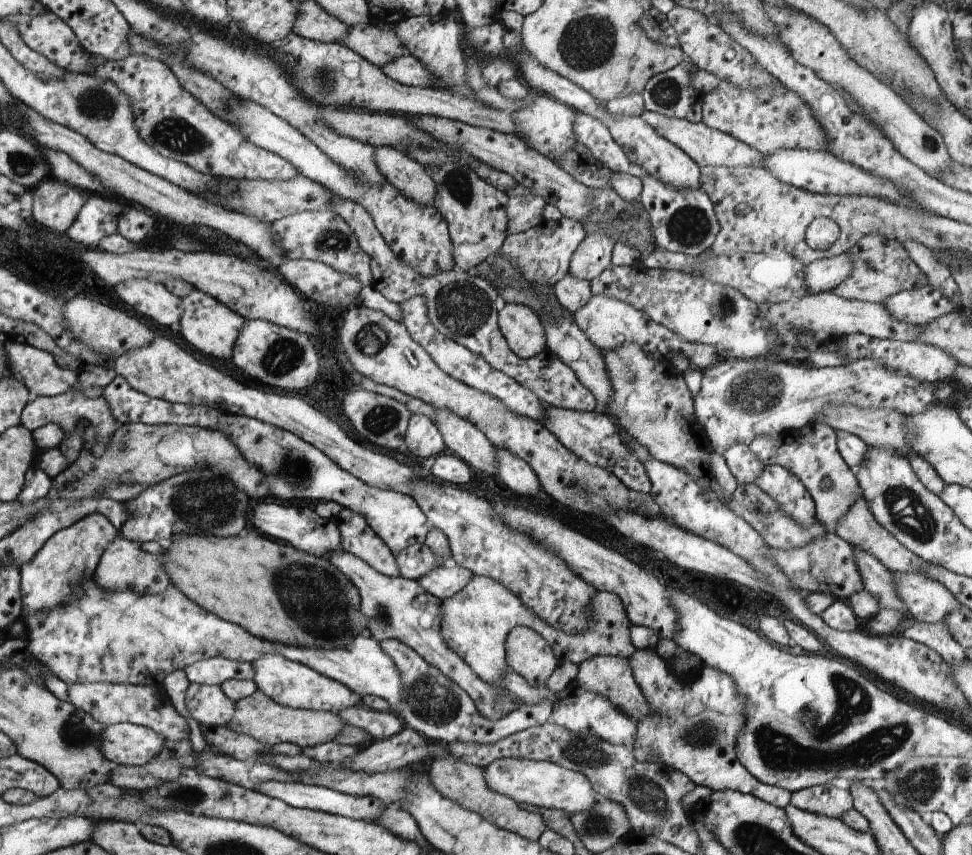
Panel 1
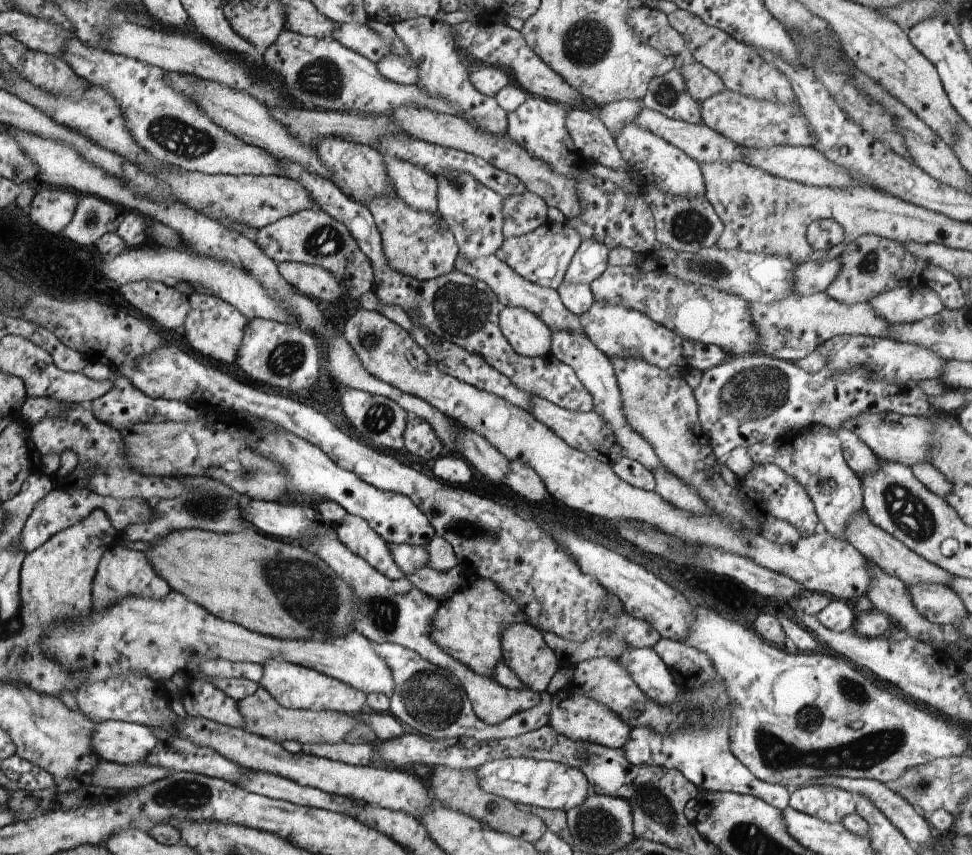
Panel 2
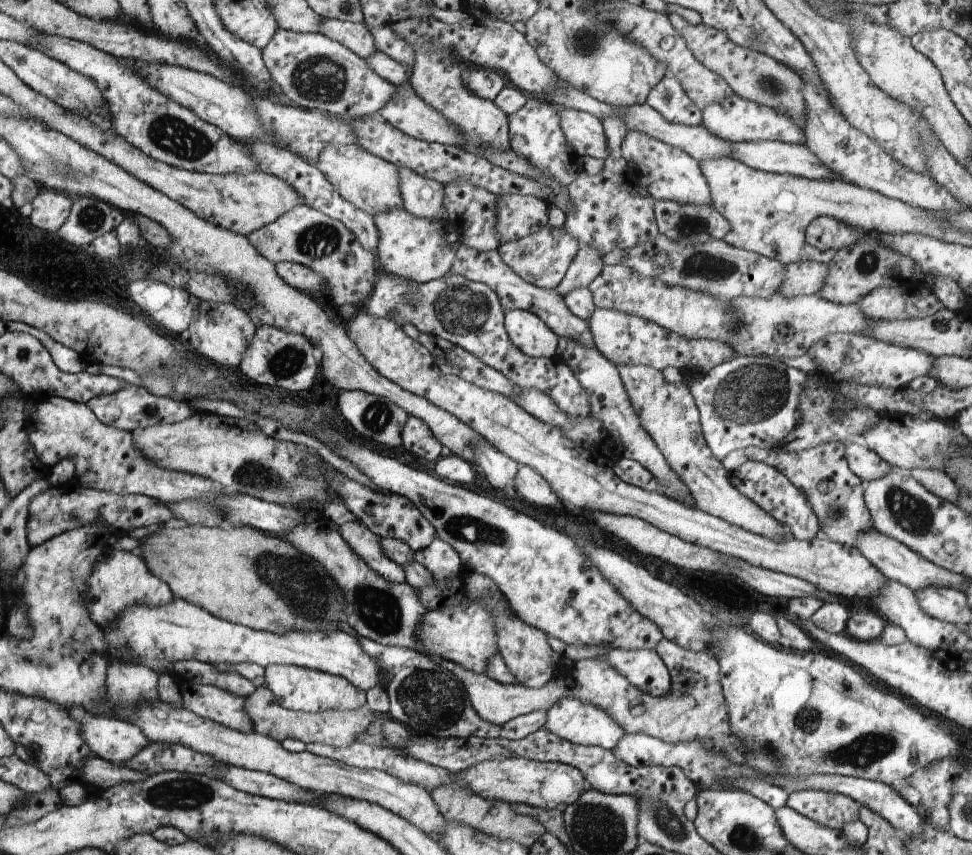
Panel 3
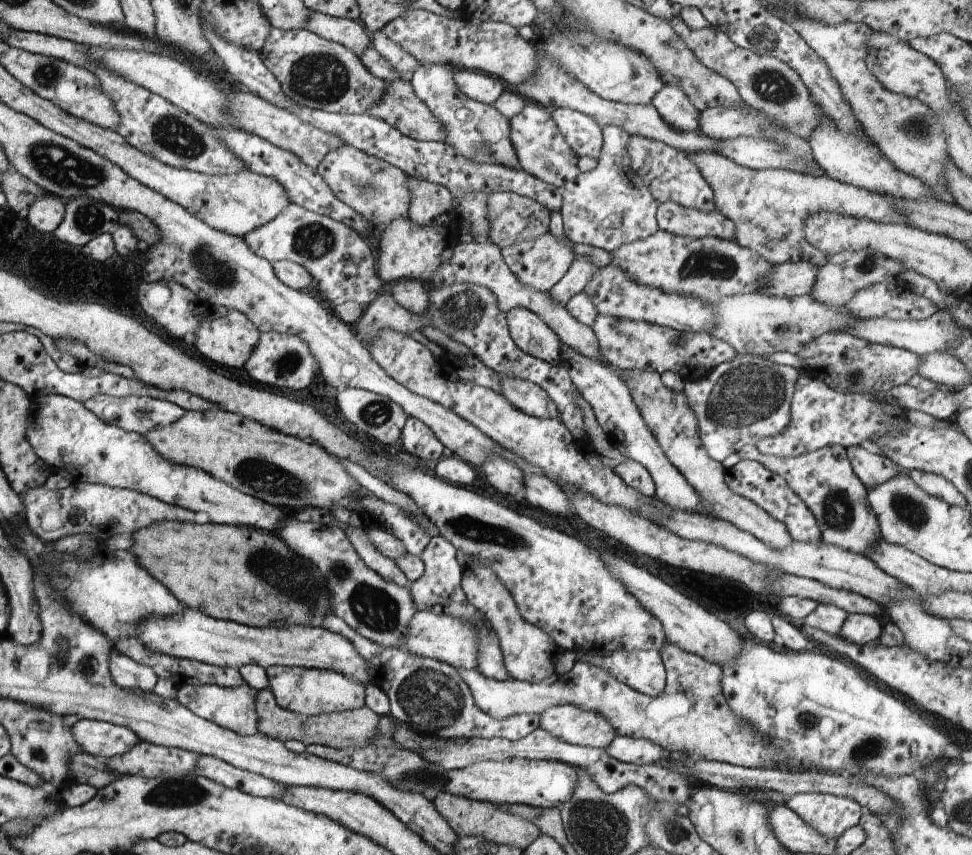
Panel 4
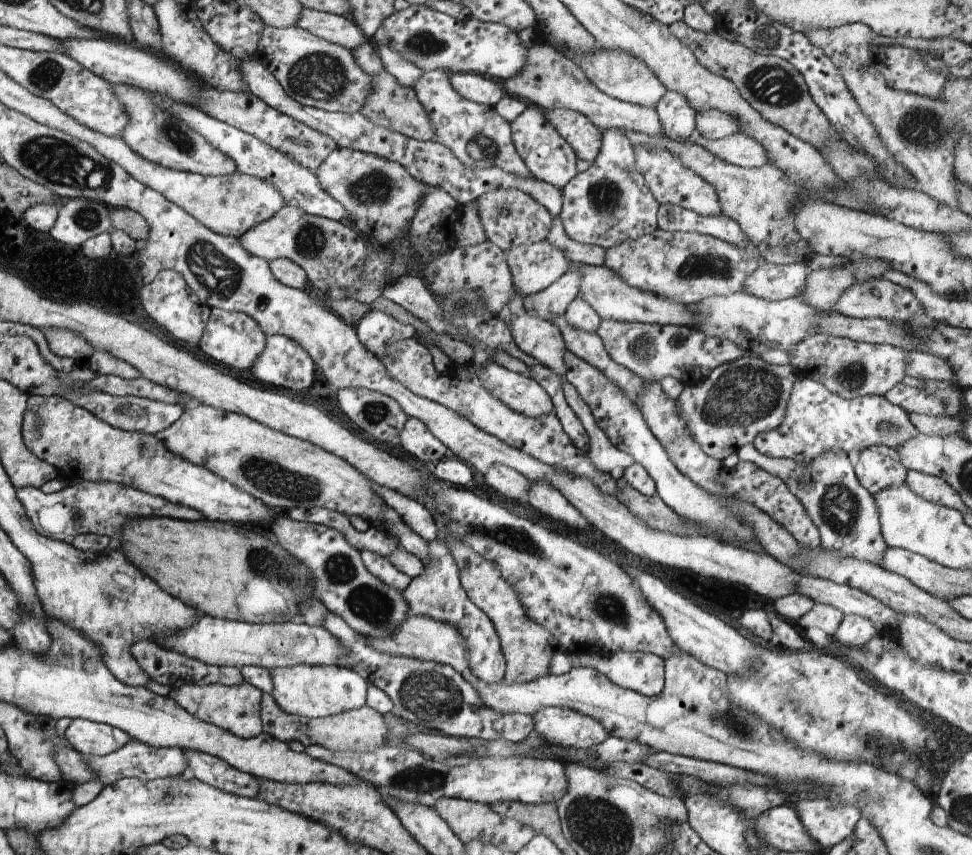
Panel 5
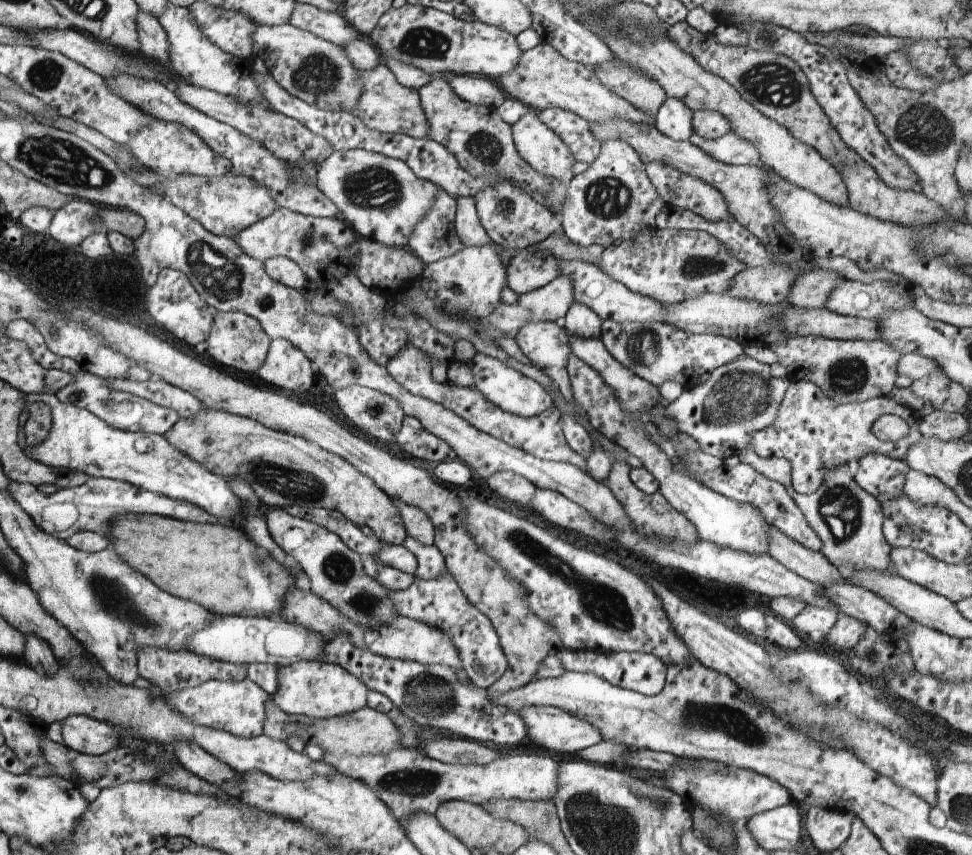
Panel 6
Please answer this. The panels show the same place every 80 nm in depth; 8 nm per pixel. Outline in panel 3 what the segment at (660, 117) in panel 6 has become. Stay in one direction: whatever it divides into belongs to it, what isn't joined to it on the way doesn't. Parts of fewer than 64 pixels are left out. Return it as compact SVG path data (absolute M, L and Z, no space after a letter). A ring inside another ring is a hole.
M665 74L649 90L645 104L661 114L667 122L684 126L700 125L700 109L689 101L680 83L671 74Z

